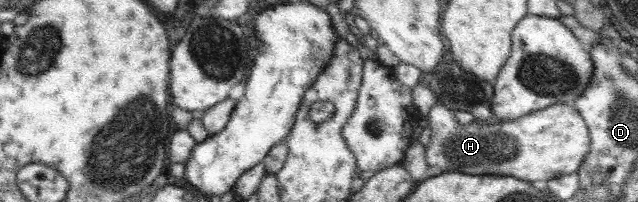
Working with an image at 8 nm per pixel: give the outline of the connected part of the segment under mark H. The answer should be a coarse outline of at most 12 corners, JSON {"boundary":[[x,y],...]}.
{"boundary":[[570,105],[498,124],[428,113],[425,162],[527,183],[577,173],[591,137]]}

